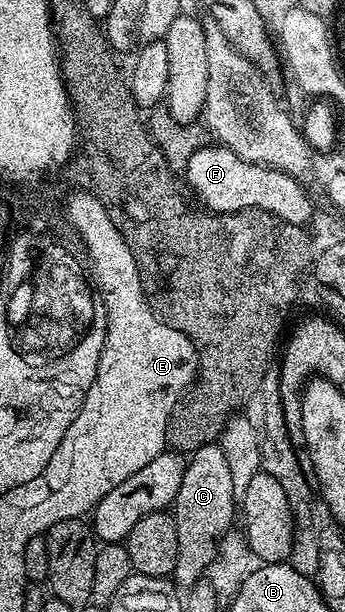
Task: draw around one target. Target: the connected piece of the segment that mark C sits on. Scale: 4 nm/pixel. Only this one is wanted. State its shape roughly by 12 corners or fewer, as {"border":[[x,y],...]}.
{"border":[[217,442],[189,456],[172,504],[172,579],[207,574],[236,523]]}

